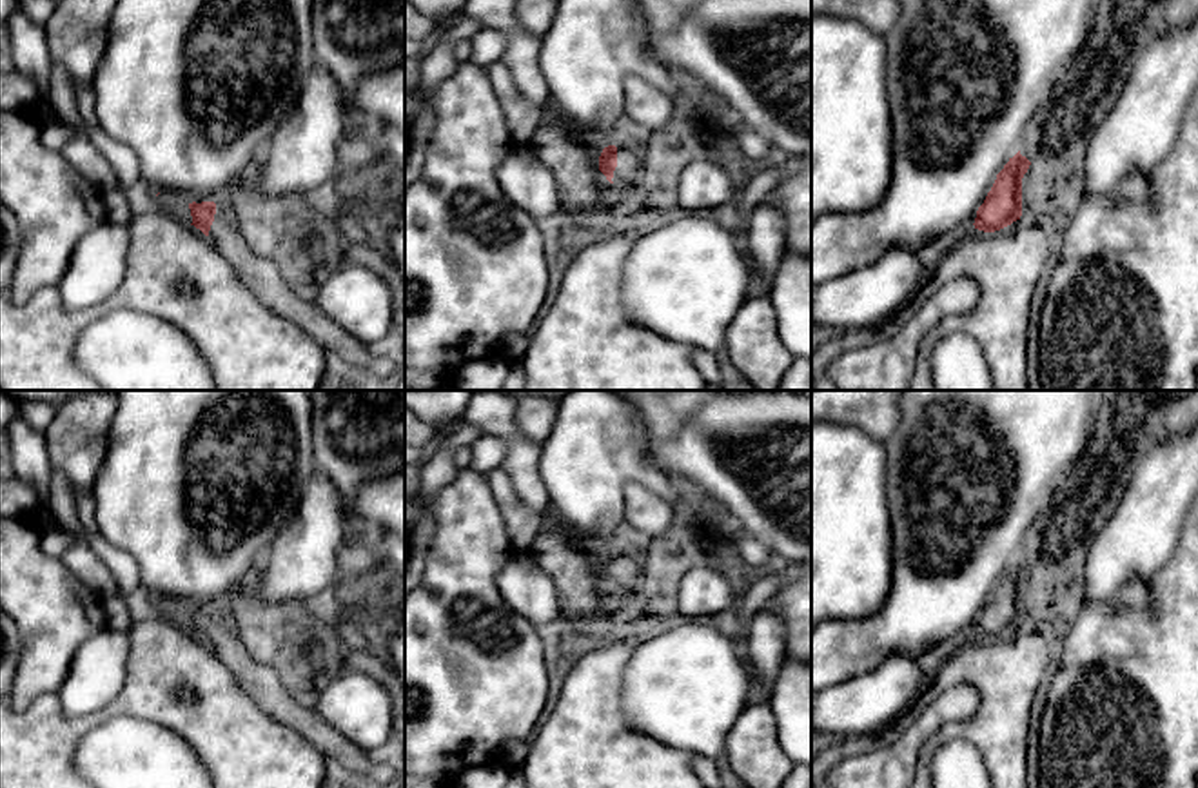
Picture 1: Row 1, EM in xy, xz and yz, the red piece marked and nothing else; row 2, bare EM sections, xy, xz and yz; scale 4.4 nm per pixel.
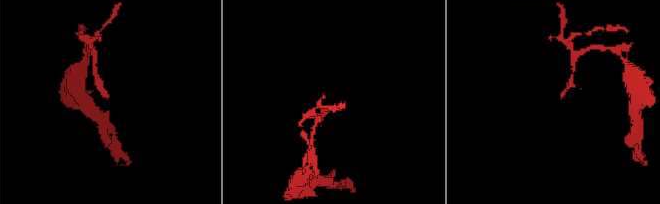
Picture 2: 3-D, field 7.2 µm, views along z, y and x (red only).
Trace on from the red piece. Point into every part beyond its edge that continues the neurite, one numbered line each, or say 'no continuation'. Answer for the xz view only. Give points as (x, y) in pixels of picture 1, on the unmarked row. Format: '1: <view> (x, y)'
1: xz (628, 578)

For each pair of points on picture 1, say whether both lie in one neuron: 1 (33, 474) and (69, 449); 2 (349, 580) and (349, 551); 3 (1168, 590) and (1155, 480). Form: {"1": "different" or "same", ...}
{"1": "different", "2": "same", "3": "different"}

